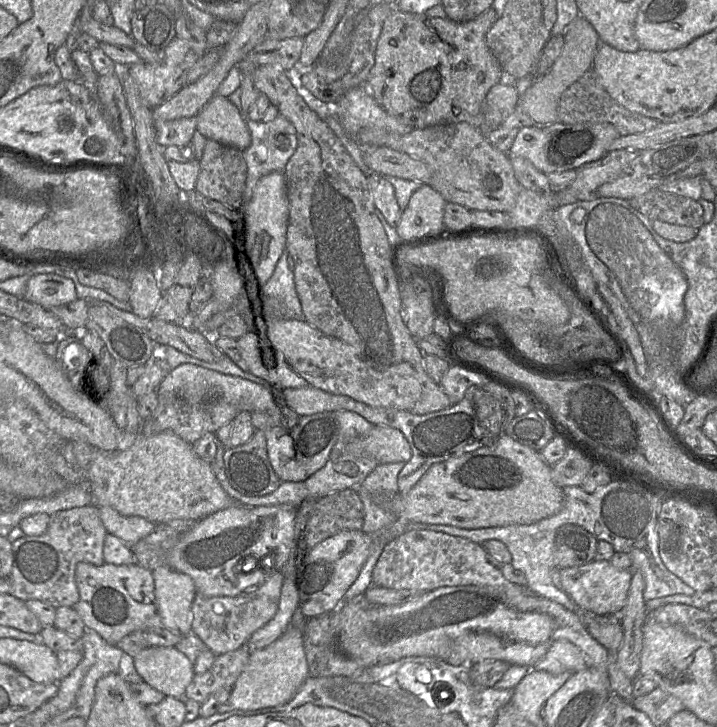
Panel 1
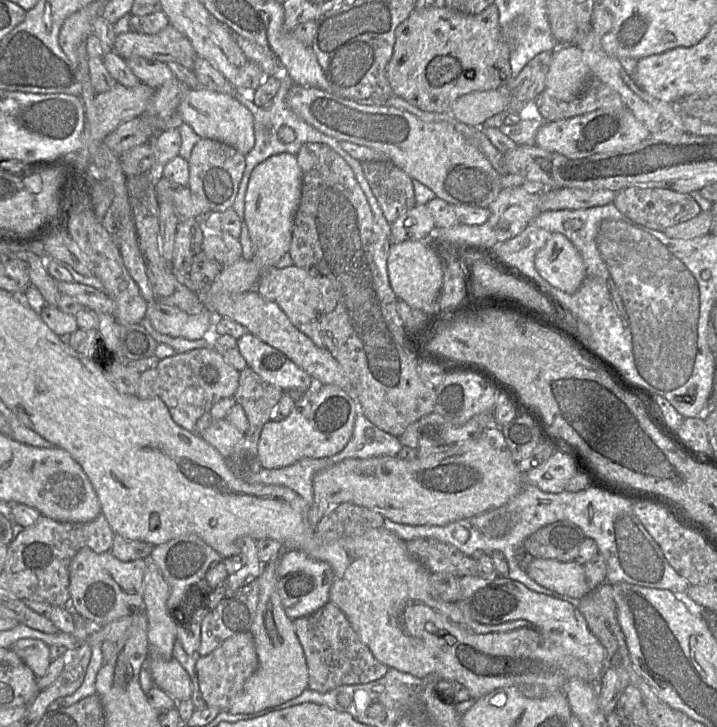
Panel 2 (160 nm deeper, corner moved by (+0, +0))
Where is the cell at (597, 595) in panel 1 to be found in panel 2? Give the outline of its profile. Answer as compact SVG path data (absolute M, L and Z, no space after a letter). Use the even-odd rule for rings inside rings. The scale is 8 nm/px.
M534 558L525 571L539 585L572 598L581 599L592 591L583 565L575 561Z

